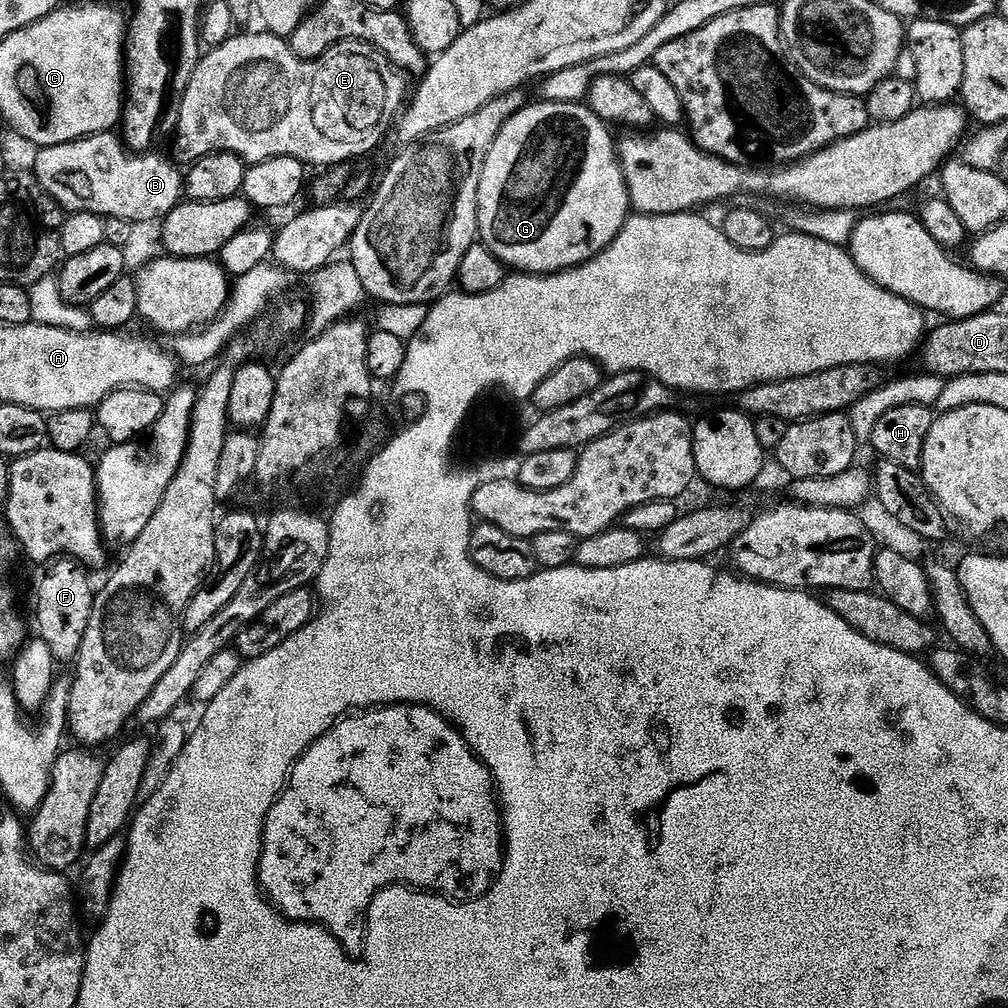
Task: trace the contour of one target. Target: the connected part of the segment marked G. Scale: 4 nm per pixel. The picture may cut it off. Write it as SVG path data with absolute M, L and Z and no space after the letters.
M550 101L529 103L520 111L513 114L500 128L498 138L490 150L490 154L484 163L484 169L480 175L480 189L478 190L478 210L480 211L479 239L492 251L501 262L509 269L520 274L535 274L547 276L558 272L566 272L570 268L576 268L579 264L585 264L593 260L599 252L604 252L614 242L614 238L624 229L624 223L630 215L630 201L628 199L628 187L624 172L620 169L618 144L608 133L609 125L601 120L597 112L592 111L587 103L568 103L566 101Z

